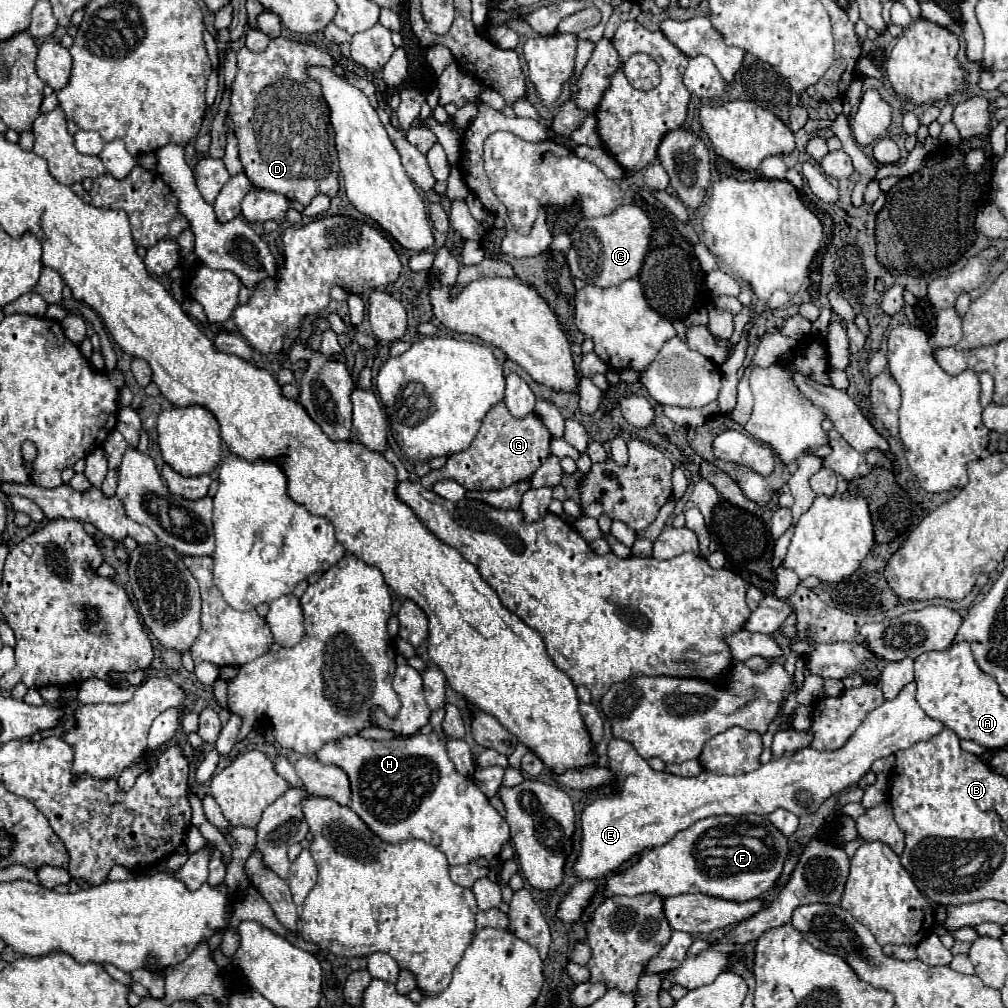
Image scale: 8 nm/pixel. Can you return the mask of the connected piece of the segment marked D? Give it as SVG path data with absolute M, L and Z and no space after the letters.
M284 36L270 40L268 48L260 54L250 52L248 48L238 50L238 74L230 98L230 116L234 122L234 134L240 144L240 162L244 166L244 174L256 188L284 194L288 200L298 200L304 206L308 206L316 194L326 194L334 198L338 194L340 174L334 134L330 126L330 106L326 106L326 100L322 98L322 86L318 86L318 82L308 76L310 66L330 66L334 74L342 74L342 78L346 78L352 86L358 86L358 90L368 96L370 104L378 108L376 88L368 78L348 72L342 64L338 64L330 54L322 52L320 48L310 44L298 44Z

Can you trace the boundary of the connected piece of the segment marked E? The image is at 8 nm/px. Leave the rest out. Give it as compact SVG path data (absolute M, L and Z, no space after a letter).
M910 682L908 686L904 686L904 690L894 700L886 700L882 706L874 708L864 718L864 722L854 732L854 736L846 742L846 746L842 746L840 750L824 752L824 750L814 750L814 748L800 748L794 754L784 754L782 758L770 760L768 764L760 766L758 770L752 770L752 772L740 774L740 776L722 776L722 774L704 770L700 776L682 778L682 776L674 776L668 772L656 772L634 750L634 746L630 746L630 742L626 742L622 738L612 738L608 744L610 770L616 774L616 782L622 786L622 792L620 794L616 792L614 796L598 798L590 806L584 808L584 812L580 816L582 832L584 832L582 834L582 854L580 854L578 862L574 864L576 876L584 878L584 880L602 878L602 874L616 870L630 856L634 856L646 848L654 848L654 846L662 846L662 844L670 842L670 838L674 838L674 834L686 830L696 820L702 820L708 816L720 816L720 814L740 816L740 814L748 814L748 812L770 814L778 808L786 808L786 810L794 812L796 816L814 812L832 794L838 794L838 792L846 790L848 786L854 786L870 770L874 760L886 758L898 750L910 748L912 744L920 742L920 740L928 740L944 728L942 722L928 718L920 710L920 706L914 700L914 694L916 694L916 684Z

